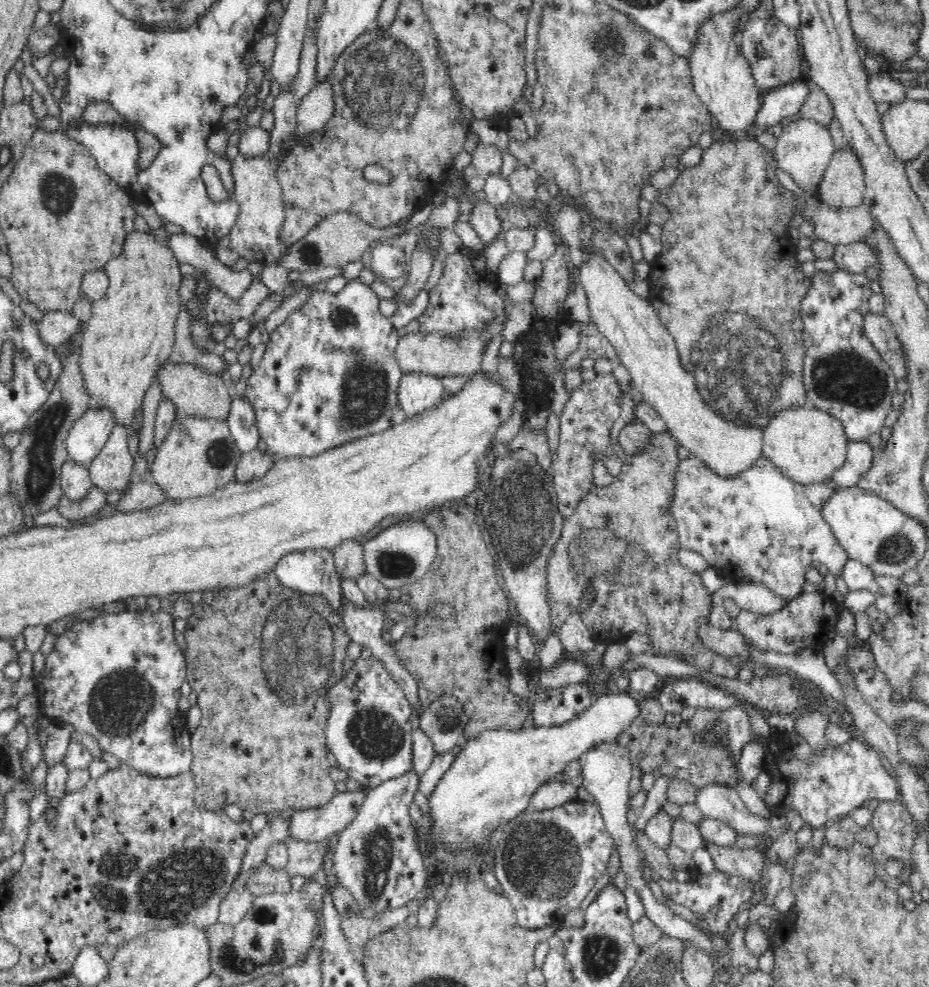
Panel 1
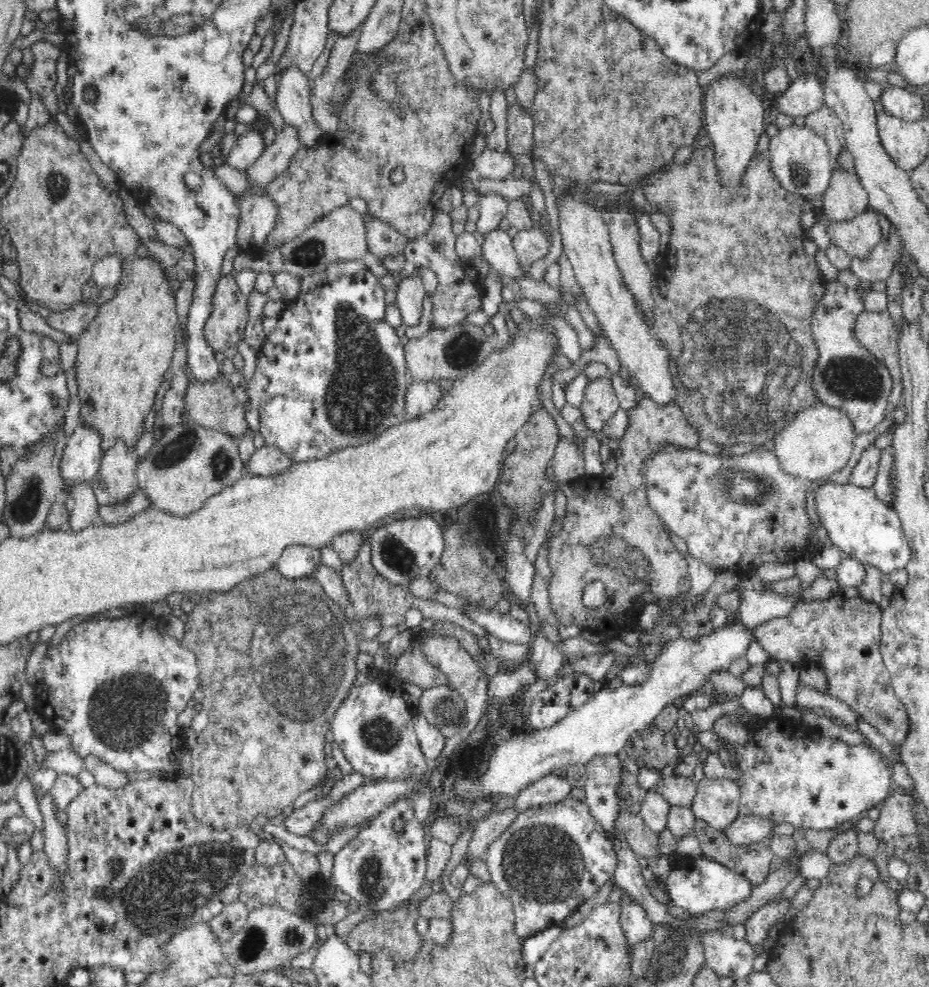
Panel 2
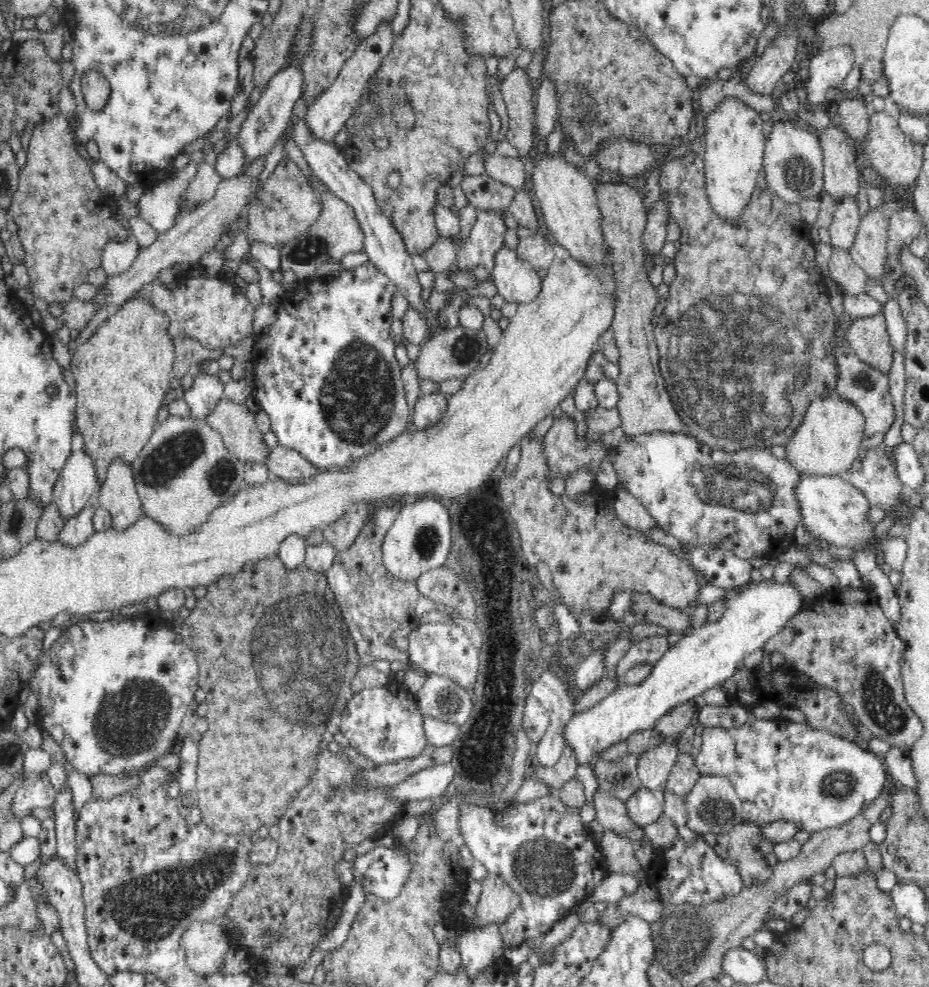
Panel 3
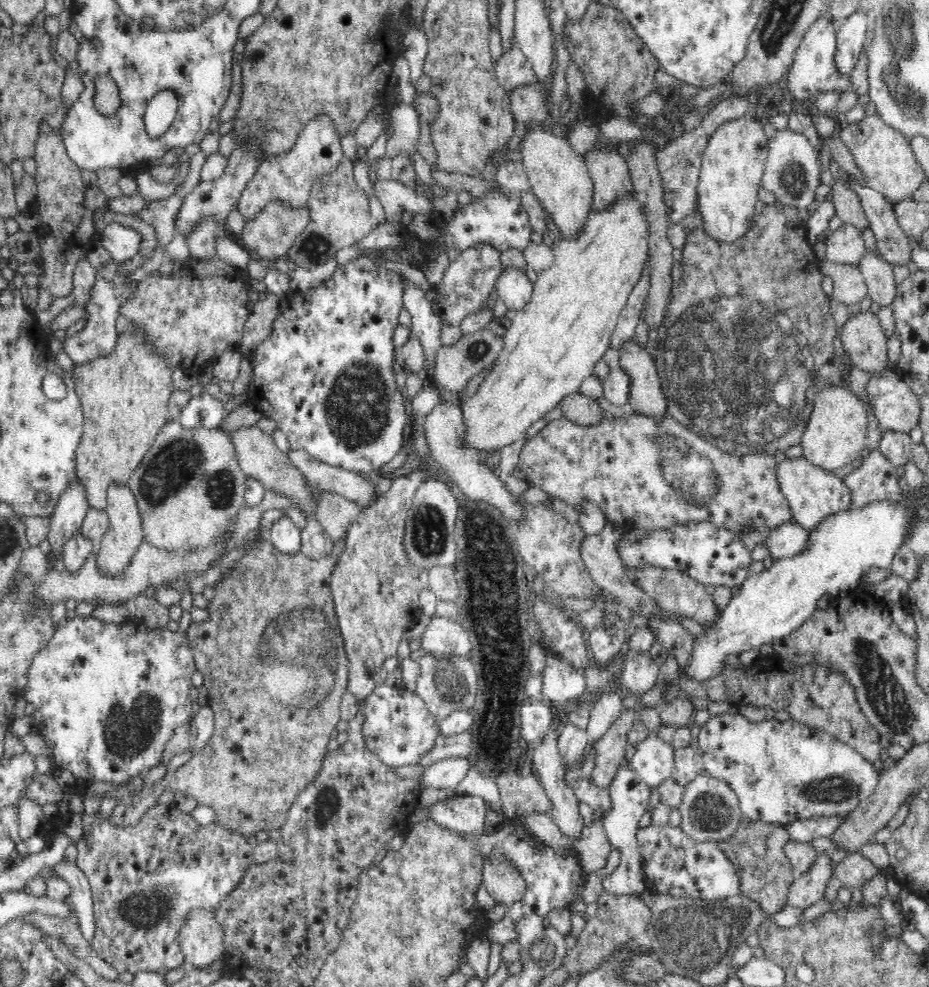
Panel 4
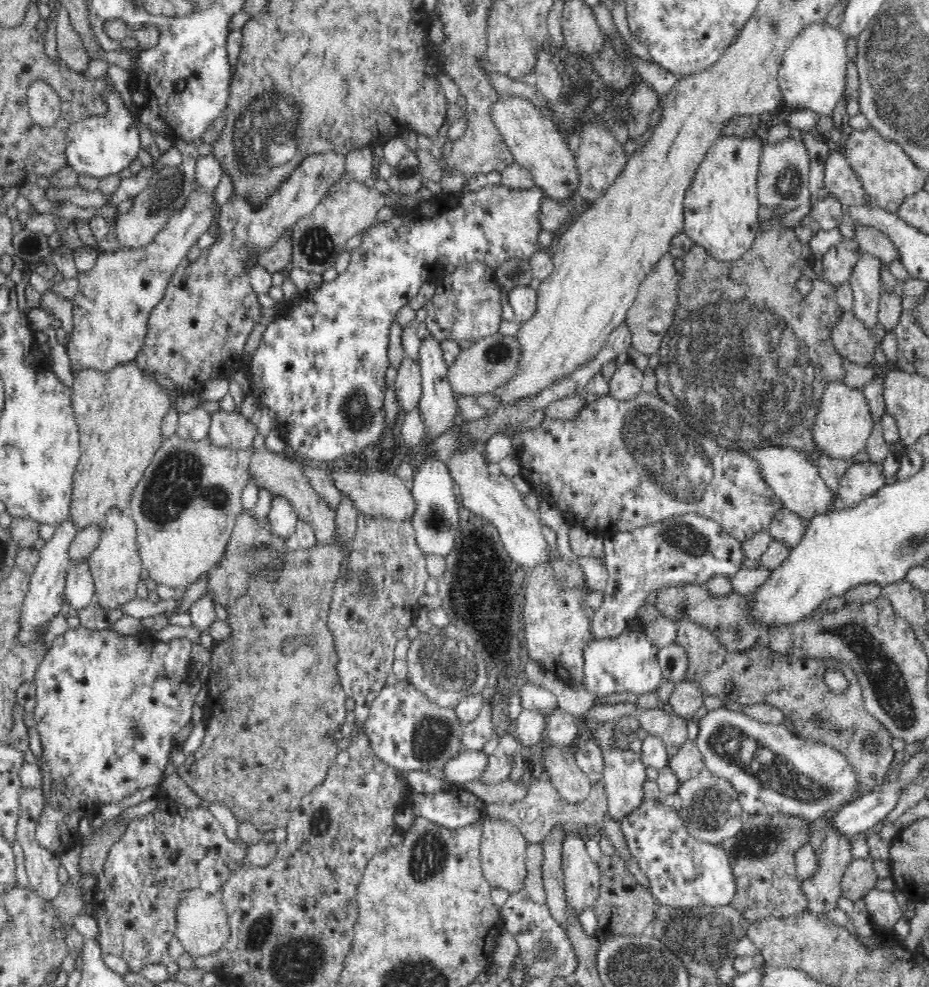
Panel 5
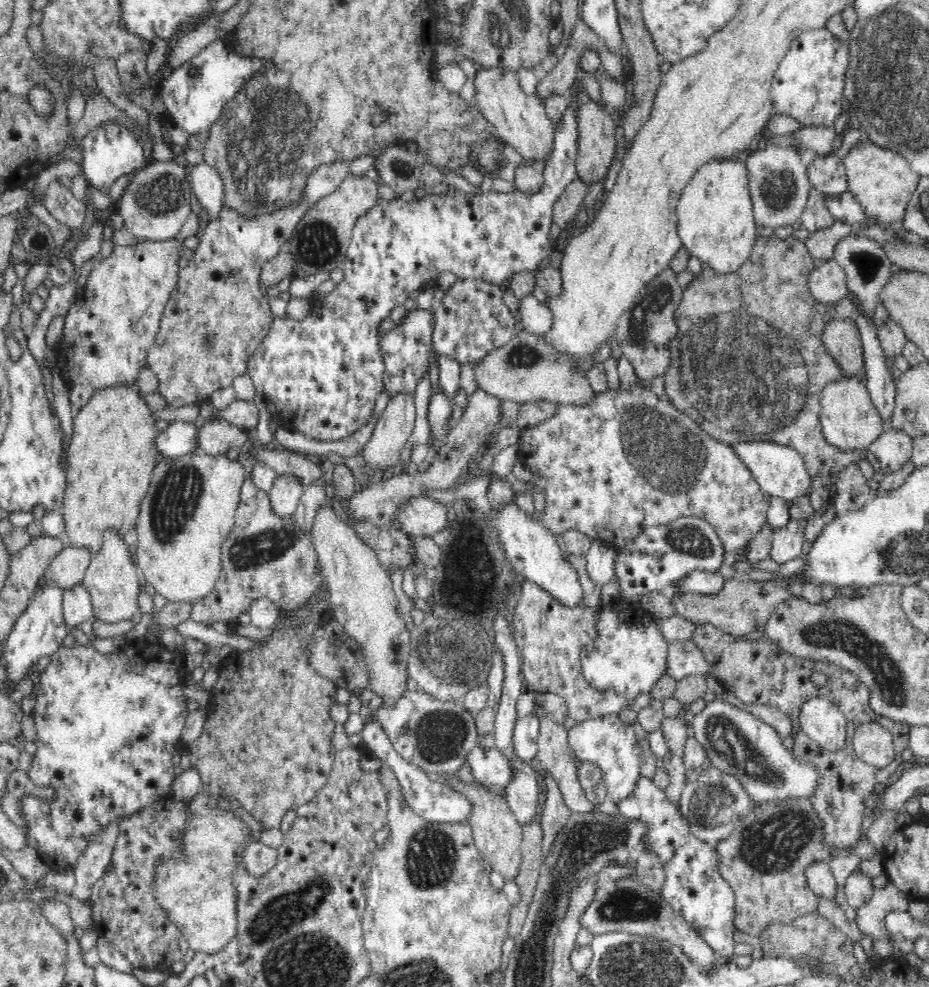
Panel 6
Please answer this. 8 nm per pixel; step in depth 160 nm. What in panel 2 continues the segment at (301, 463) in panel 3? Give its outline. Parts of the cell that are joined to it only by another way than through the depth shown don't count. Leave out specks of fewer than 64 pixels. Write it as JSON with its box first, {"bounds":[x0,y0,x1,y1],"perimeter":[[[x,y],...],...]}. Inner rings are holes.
{"bounds":[243,445,293,476],"perimeter":[[[264,445],[243,462],[246,475],[270,476],[290,468],[293,462],[276,446]]]}

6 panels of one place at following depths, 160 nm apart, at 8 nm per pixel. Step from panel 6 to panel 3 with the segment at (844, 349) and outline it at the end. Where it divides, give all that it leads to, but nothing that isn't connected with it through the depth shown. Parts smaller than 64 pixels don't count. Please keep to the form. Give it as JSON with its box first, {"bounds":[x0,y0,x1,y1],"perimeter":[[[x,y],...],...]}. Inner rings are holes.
{"bounds":[847,313,894,374],"perimeter":[[[883,313],[855,318],[847,332],[847,339],[863,362],[868,362],[886,374],[890,372],[894,350]]]}

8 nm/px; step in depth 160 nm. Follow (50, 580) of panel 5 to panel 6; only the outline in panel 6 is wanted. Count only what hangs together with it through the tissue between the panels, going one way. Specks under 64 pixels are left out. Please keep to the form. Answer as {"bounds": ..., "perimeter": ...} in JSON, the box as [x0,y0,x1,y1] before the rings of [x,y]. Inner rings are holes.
{"bounds":[4,583,67,688],"perimeter":[[[39,583],[31,594],[27,608],[20,613],[4,644],[4,657],[6,657],[6,676],[10,680],[10,688],[16,687],[16,682],[26,678],[25,670],[38,664],[38,660],[51,656],[62,644],[67,629],[64,620],[64,589],[58,583]]]}

